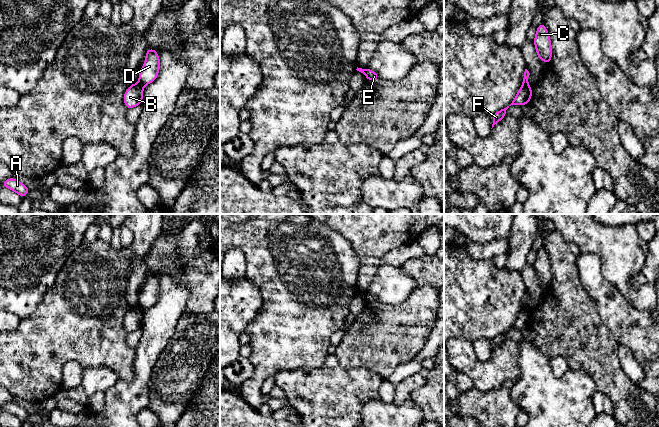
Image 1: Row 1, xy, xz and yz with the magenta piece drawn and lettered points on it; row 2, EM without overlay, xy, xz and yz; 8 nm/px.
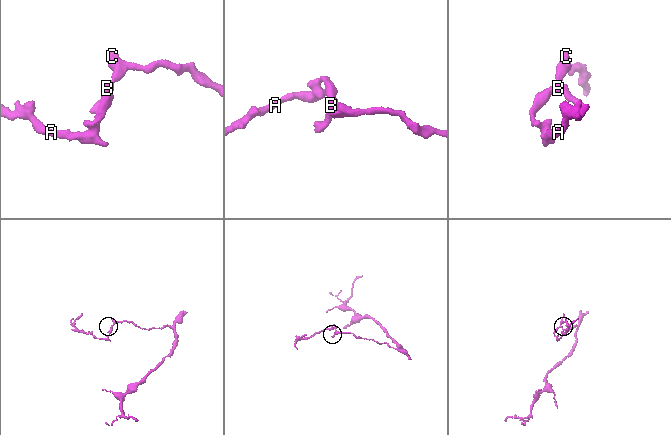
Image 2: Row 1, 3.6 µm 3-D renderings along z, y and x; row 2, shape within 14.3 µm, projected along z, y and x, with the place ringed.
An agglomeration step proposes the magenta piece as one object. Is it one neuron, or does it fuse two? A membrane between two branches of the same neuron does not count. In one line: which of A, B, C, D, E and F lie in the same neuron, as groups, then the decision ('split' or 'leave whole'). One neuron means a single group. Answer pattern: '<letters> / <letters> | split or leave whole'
A B F / C D E | split

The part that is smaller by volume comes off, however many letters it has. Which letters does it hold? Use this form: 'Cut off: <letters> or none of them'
Cut off: A, B, F

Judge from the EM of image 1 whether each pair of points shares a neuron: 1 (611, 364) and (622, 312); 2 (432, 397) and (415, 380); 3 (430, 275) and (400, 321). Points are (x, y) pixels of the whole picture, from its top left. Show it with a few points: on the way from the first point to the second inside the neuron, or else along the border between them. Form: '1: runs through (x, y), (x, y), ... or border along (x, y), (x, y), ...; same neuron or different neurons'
1: border along (602, 322), (619, 344); different neurons
2: border along (426, 377), (426, 381), (416, 388), (409, 398); different neurons
3: border along (433, 287), (422, 285), (415, 288); different neurons

